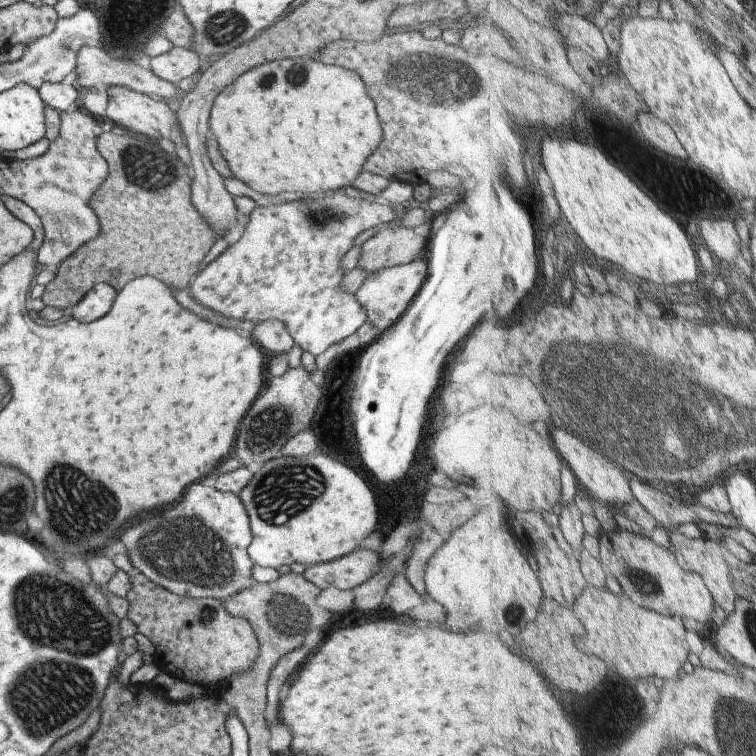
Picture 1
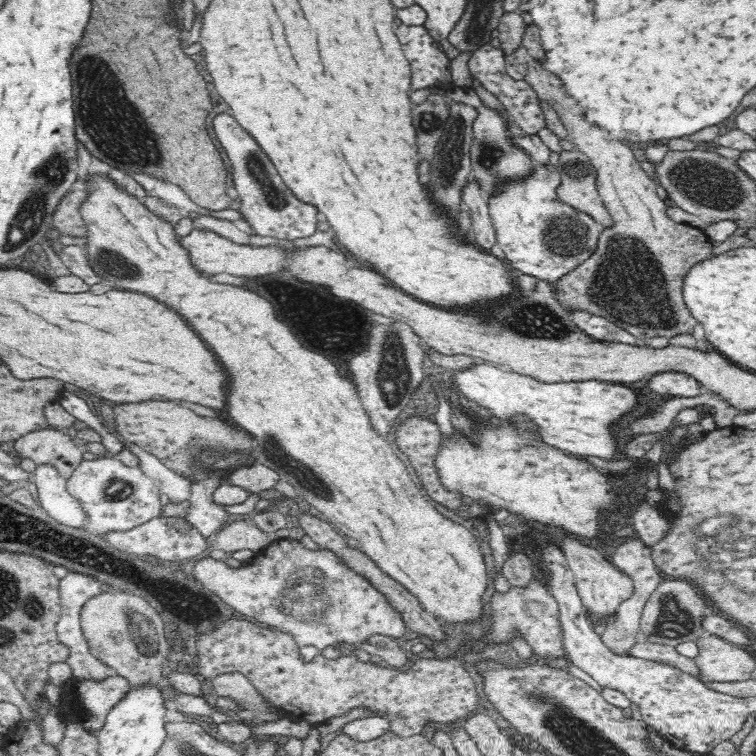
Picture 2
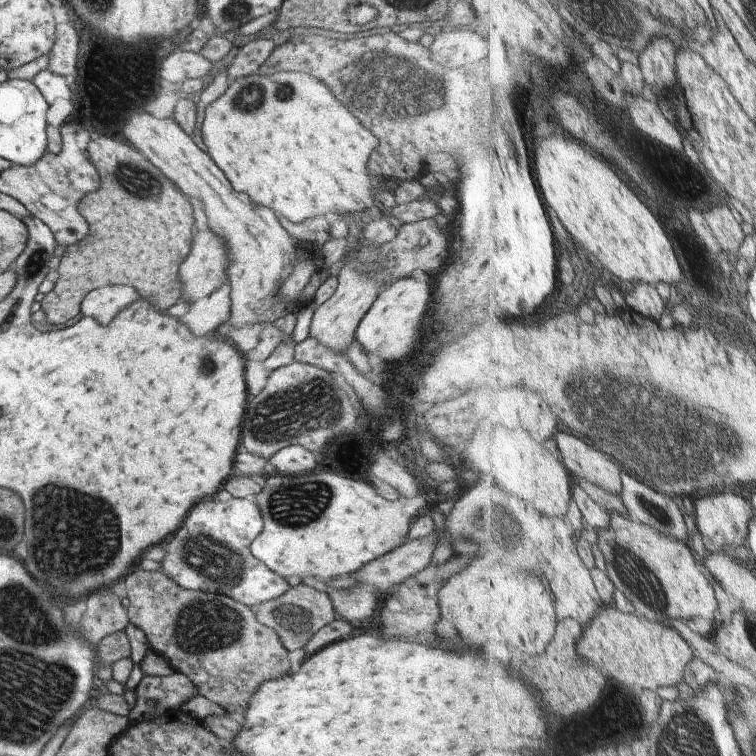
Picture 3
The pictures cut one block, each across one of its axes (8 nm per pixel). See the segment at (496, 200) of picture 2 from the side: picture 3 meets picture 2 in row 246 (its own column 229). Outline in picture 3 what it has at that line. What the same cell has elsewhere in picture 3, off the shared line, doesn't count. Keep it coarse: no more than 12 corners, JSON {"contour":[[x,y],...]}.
{"contour":[[254,499],[202,500],[165,544],[179,587],[251,608],[291,586],[253,556]]}

